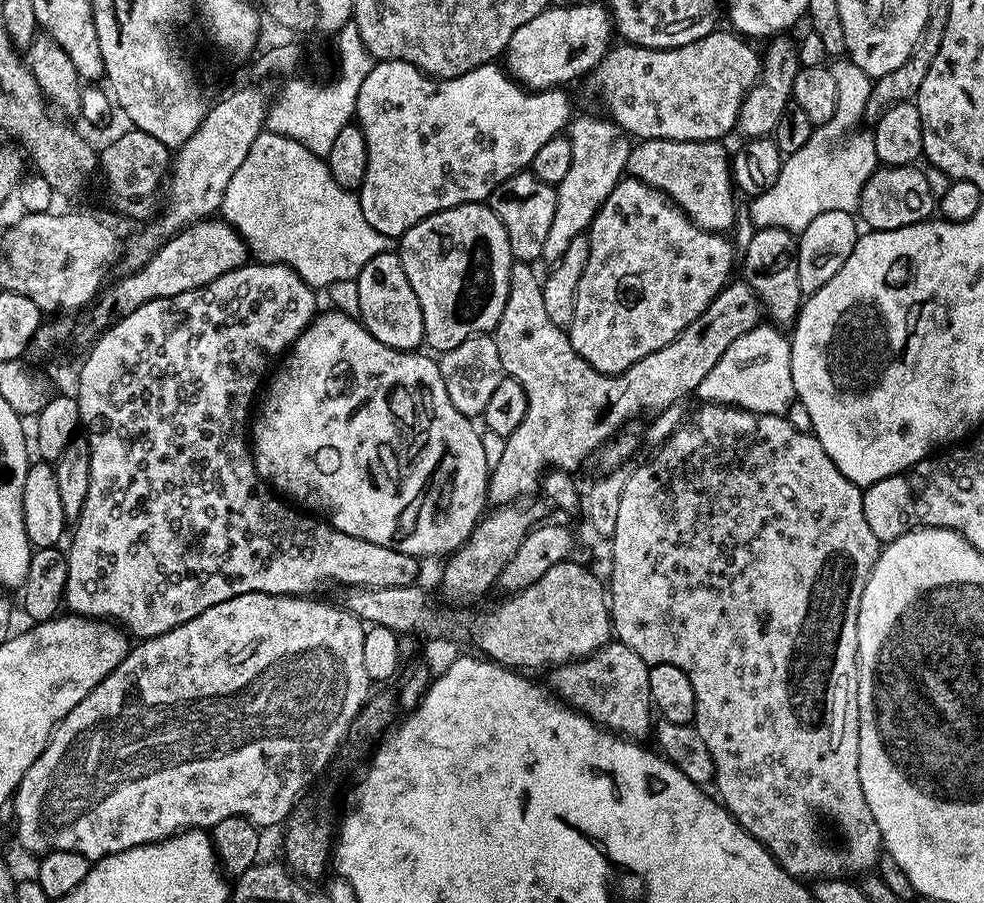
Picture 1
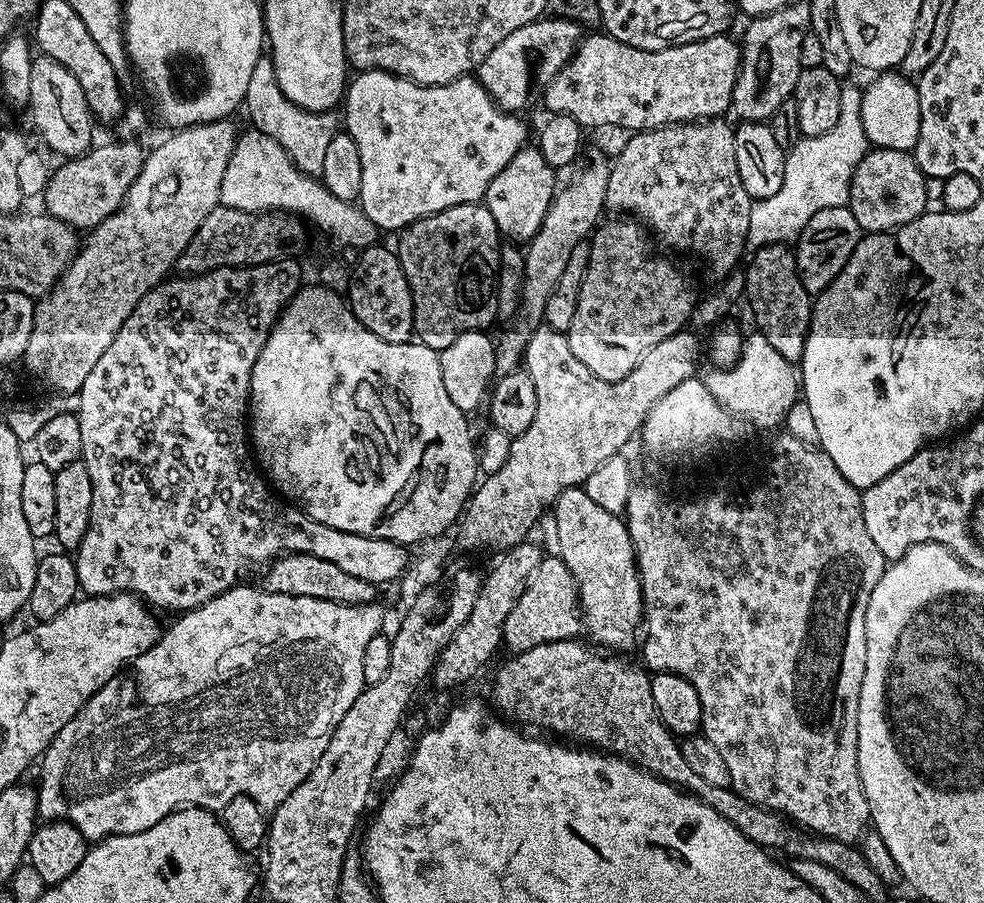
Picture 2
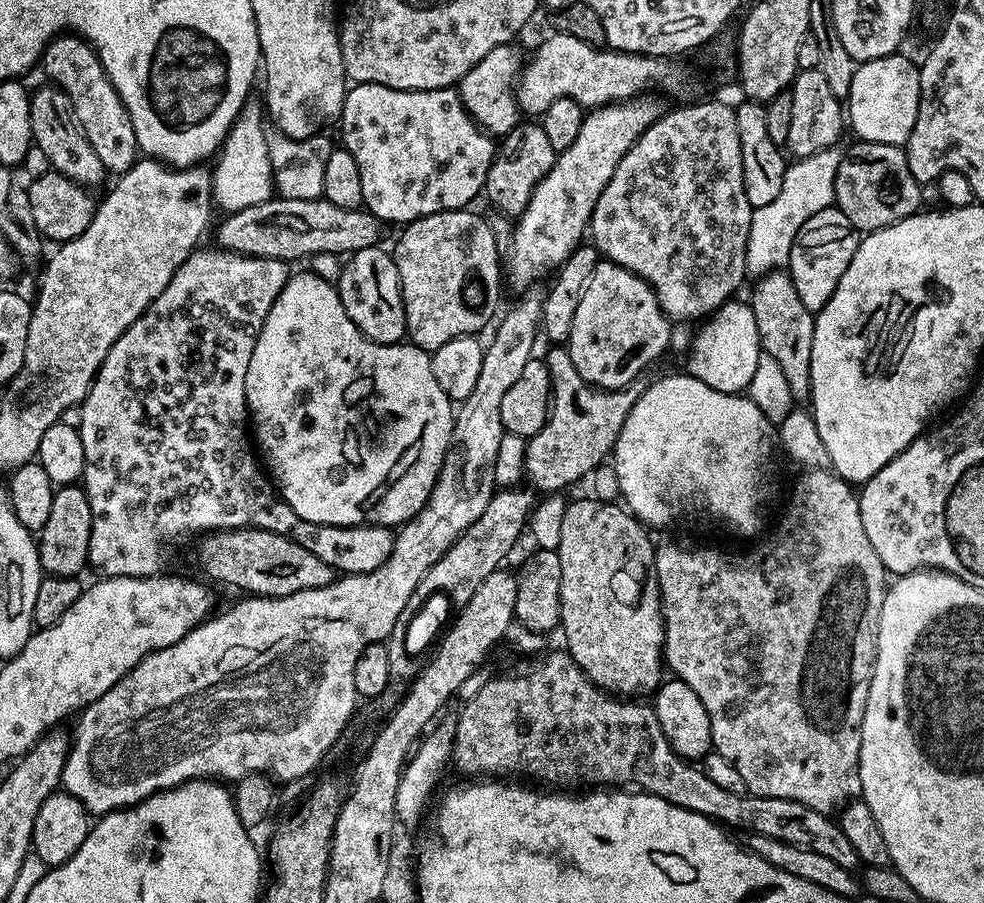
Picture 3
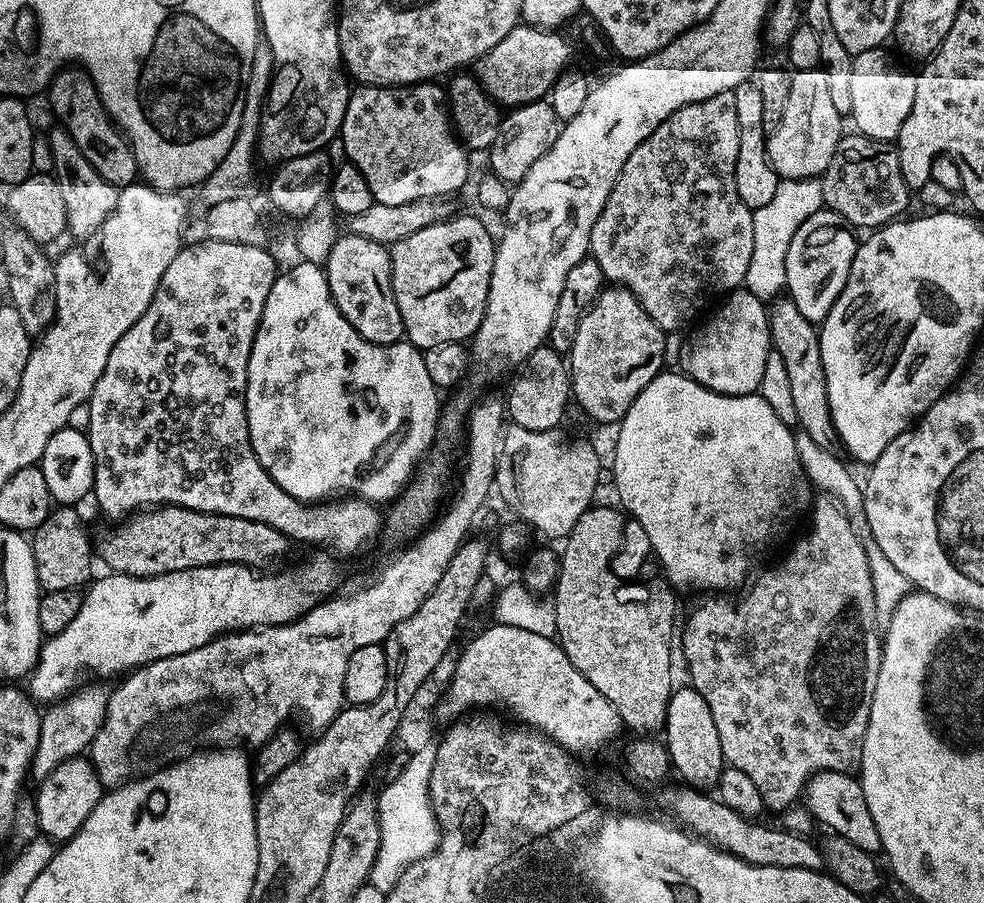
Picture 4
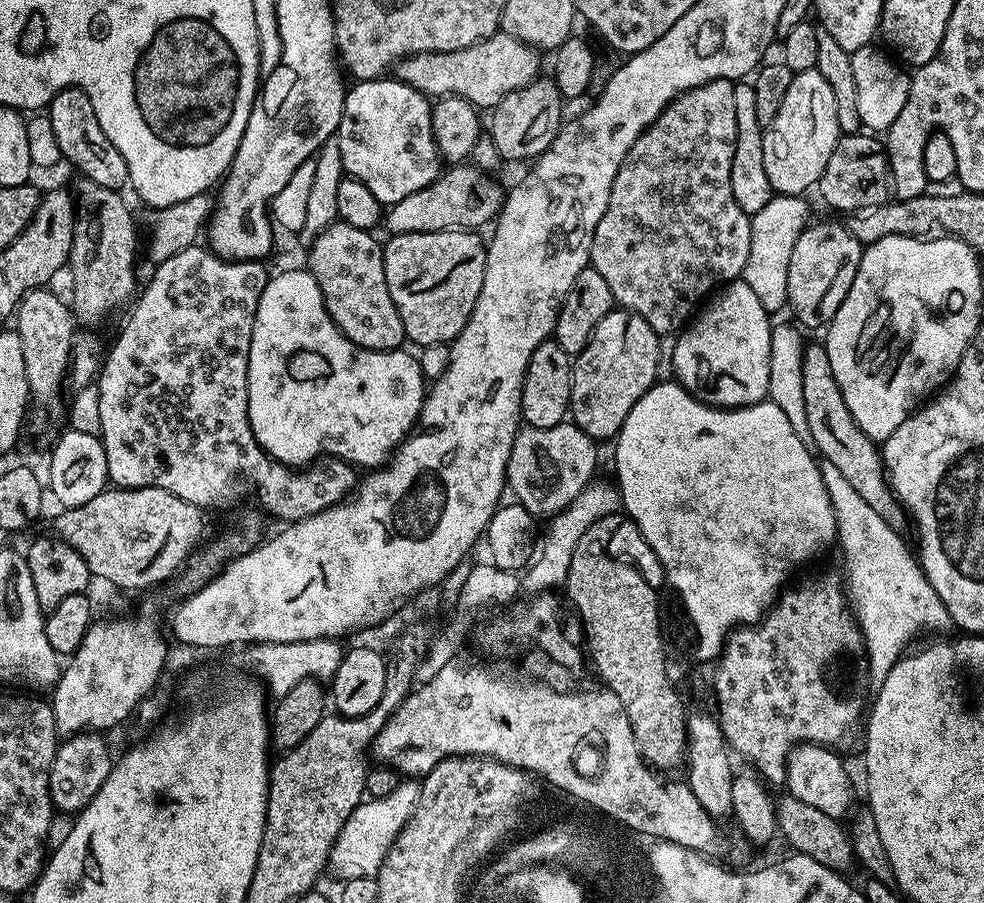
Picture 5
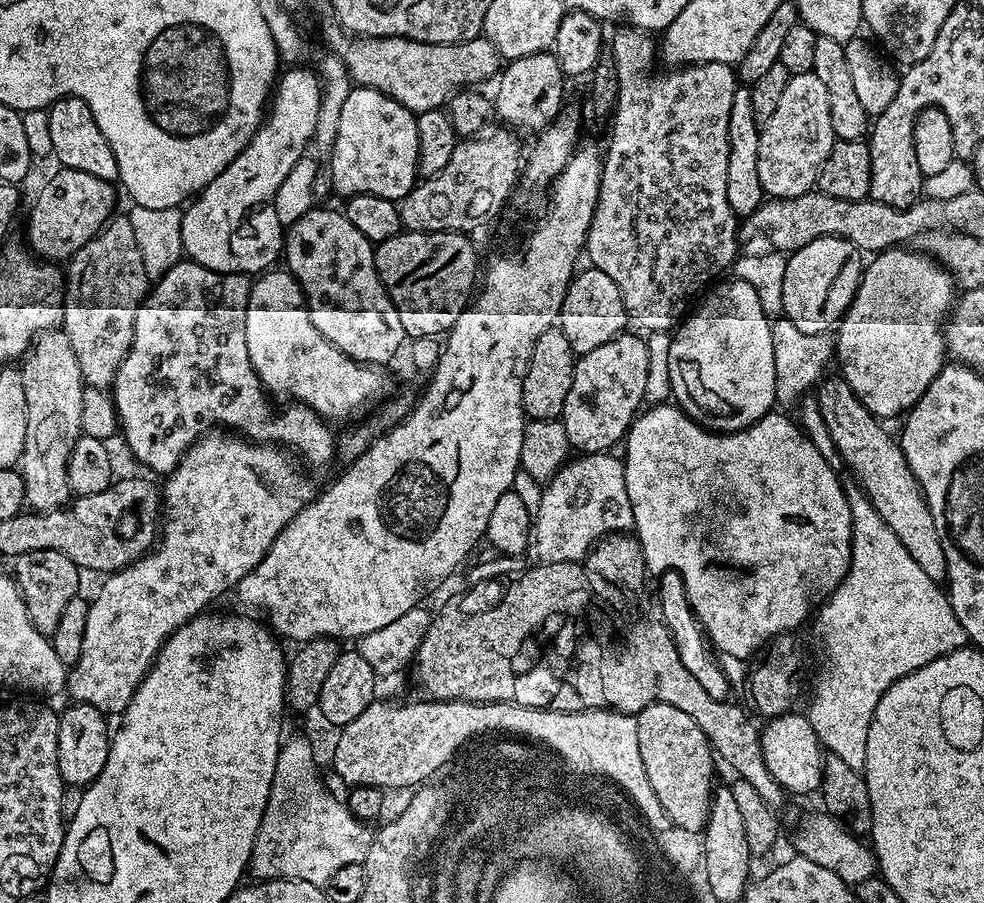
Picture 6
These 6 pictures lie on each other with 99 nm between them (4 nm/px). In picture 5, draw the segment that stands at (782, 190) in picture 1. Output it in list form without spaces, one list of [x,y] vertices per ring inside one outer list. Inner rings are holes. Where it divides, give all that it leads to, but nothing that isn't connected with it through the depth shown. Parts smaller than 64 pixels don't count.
[[[773,195],[762,210],[751,213],[750,258],[746,258],[742,278],[750,290],[754,290],[758,302],[762,302],[769,314],[776,314],[788,304],[788,283],[790,282],[790,254],[805,228],[809,227],[808,204],[804,196]]]

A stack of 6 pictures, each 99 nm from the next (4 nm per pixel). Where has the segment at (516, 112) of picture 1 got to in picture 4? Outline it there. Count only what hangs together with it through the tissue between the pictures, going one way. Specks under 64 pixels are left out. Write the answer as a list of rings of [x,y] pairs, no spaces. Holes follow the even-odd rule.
[[[425,82],[402,88],[360,86],[349,95],[338,140],[344,143],[347,163],[362,170],[375,203],[402,206],[415,200],[448,198],[467,182],[469,153],[453,129],[445,89],[438,85]]]

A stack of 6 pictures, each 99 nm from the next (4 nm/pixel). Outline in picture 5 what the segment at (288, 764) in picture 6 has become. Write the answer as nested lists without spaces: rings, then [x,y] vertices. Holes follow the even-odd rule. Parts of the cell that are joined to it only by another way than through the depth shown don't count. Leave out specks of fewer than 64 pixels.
[[[402,782],[388,796],[368,798],[357,805],[345,822],[344,828],[338,833],[328,856],[327,867],[337,876],[337,881],[375,876],[379,872],[386,854],[396,840],[396,835],[412,817],[419,793],[419,783]]]

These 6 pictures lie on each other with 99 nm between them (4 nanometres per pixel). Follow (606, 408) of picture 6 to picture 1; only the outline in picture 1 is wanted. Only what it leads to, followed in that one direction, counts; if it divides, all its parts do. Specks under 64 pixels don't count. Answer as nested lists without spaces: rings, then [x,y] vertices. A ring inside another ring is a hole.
[[[621,178],[614,186],[614,190],[610,190],[610,198],[602,202],[586,235],[590,242],[590,258],[586,258],[586,270],[582,270],[582,282],[578,282],[578,294],[574,298],[574,322],[566,331],[574,350],[581,358],[590,362],[594,370],[607,376],[617,376],[619,372],[625,372],[627,368],[634,366],[634,362],[638,362],[638,358],[646,358],[646,354],[654,354],[654,350],[670,343],[681,330],[690,326],[690,322],[694,322],[694,318],[698,318],[698,314],[708,309],[712,299],[724,289],[724,285],[729,283],[731,277],[728,275],[731,274],[732,264],[734,264],[733,241],[719,232],[702,230],[673,200],[669,200],[658,189],[652,188],[641,180]]]

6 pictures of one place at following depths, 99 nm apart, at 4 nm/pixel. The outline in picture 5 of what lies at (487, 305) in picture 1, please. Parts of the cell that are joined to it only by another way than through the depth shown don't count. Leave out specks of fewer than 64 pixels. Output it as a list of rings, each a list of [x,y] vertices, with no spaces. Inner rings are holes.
[[[472,230],[454,232],[423,232],[422,234],[389,235],[383,241],[384,273],[386,286],[390,290],[390,298],[402,318],[405,337],[413,340],[416,346],[425,344],[448,344],[455,340],[457,334],[466,326],[470,314],[474,310],[474,302],[478,302],[478,294],[482,290],[482,278],[486,274],[485,241],[479,240]]]

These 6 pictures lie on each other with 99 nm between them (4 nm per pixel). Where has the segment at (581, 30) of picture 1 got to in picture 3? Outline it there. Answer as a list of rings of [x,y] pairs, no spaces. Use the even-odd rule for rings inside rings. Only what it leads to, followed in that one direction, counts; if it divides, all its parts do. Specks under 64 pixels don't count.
[[[519,43],[494,46],[478,66],[473,66],[458,85],[460,101],[470,118],[481,132],[487,132],[493,138],[503,138],[514,130],[516,124],[521,123],[522,113],[520,104],[516,100],[516,85],[520,79],[526,63],[525,53],[520,53]]]

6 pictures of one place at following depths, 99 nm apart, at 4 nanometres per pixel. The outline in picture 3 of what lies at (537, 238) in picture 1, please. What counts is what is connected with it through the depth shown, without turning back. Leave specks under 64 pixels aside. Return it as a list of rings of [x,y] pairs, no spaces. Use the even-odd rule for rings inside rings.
[[[543,123],[516,124],[514,130],[510,130],[510,134],[506,134],[499,141],[496,157],[486,174],[483,195],[488,196],[493,209],[513,218],[520,217],[526,210],[538,182],[542,182],[542,178],[546,178],[546,174],[554,166],[557,155],[554,146],[550,146],[550,141],[546,139]]]

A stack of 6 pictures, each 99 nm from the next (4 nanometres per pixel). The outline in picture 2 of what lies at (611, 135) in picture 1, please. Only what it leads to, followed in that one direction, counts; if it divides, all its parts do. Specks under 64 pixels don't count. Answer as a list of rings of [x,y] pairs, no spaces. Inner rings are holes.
[[[592,156],[588,161],[586,160],[571,173],[572,181],[565,188],[563,185],[557,191],[538,234],[534,234],[534,238],[527,241],[523,249],[524,281],[518,301],[518,311],[511,325],[513,328],[509,332],[502,333],[500,340],[498,336],[495,341],[497,373],[514,372],[521,367],[526,342],[533,332],[544,324],[546,302],[550,294],[554,294],[554,286],[558,286],[558,278],[562,278],[562,270],[566,270],[566,262],[574,251],[574,246],[578,246],[578,242],[588,240],[597,225],[601,223],[600,215],[605,215],[609,161],[607,159],[604,161],[600,156]]]

